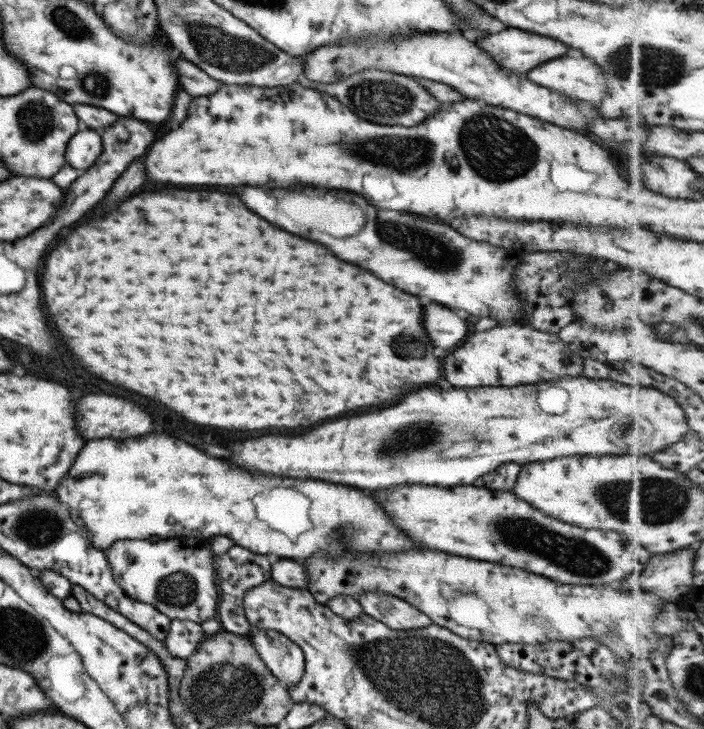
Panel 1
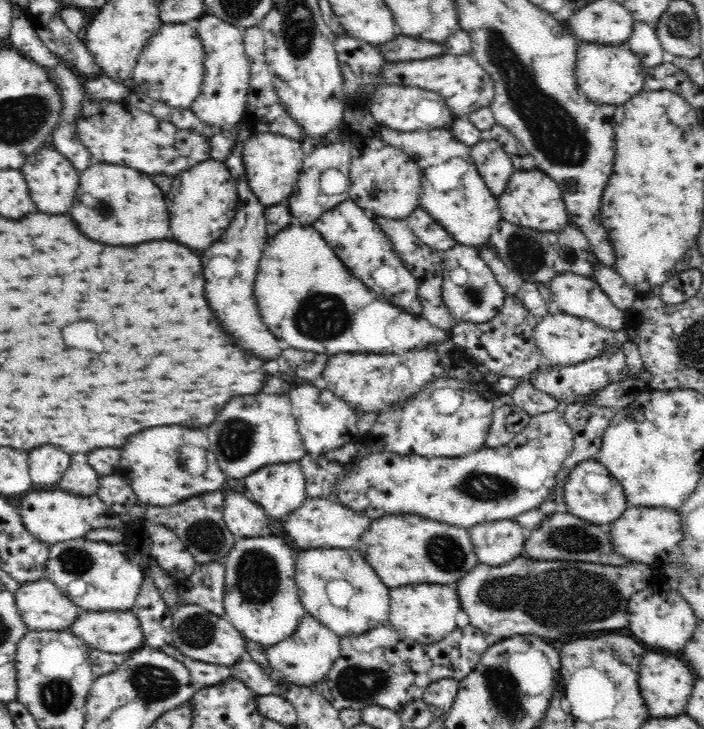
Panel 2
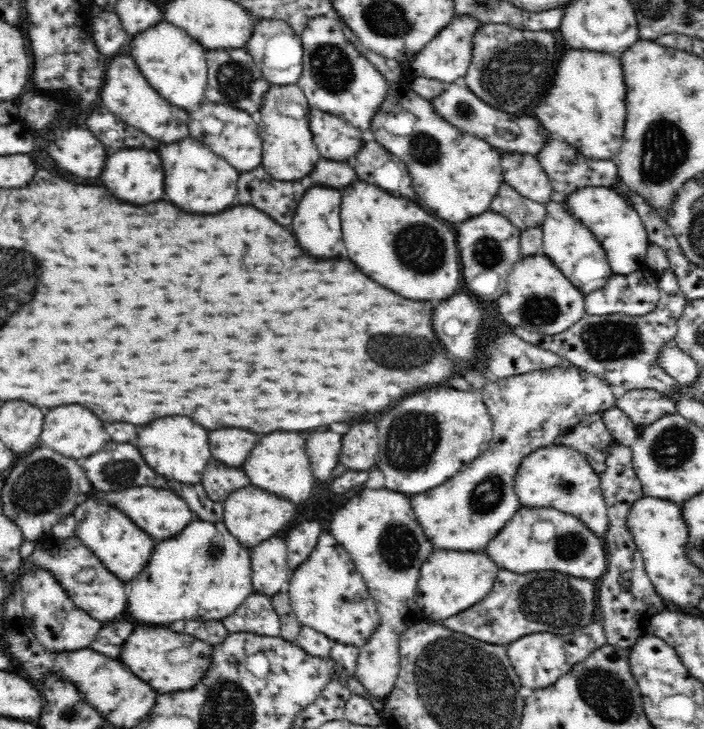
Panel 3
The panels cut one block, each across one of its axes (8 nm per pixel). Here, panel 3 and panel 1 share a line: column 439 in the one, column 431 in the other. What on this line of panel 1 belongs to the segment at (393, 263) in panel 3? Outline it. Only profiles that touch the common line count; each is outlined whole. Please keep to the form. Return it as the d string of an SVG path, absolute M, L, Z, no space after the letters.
M333 190L335 197L357 204L365 213L365 224L357 236L333 238L331 252L355 266L367 268L387 284L395 284L415 296L425 296L441 306L465 310L481 319L503 324L517 321L521 316L521 301L511 280L521 255L505 247L474 241L455 229L431 222L419 214L401 214L393 210L377 210L355 192Z

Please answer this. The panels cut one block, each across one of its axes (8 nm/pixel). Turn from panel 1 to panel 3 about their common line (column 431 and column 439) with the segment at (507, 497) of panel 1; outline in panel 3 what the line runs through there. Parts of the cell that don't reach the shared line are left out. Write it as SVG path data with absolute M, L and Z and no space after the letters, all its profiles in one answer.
M574 365L494 378L482 388L482 395L494 426L494 438L488 450L466 463L444 484L410 500L424 535L442 550L482 550L482 546L496 536L494 532L522 508L513 489L513 478L520 461L532 451L552 444L558 435L582 422L584 416L612 408L617 399L607 381Z

